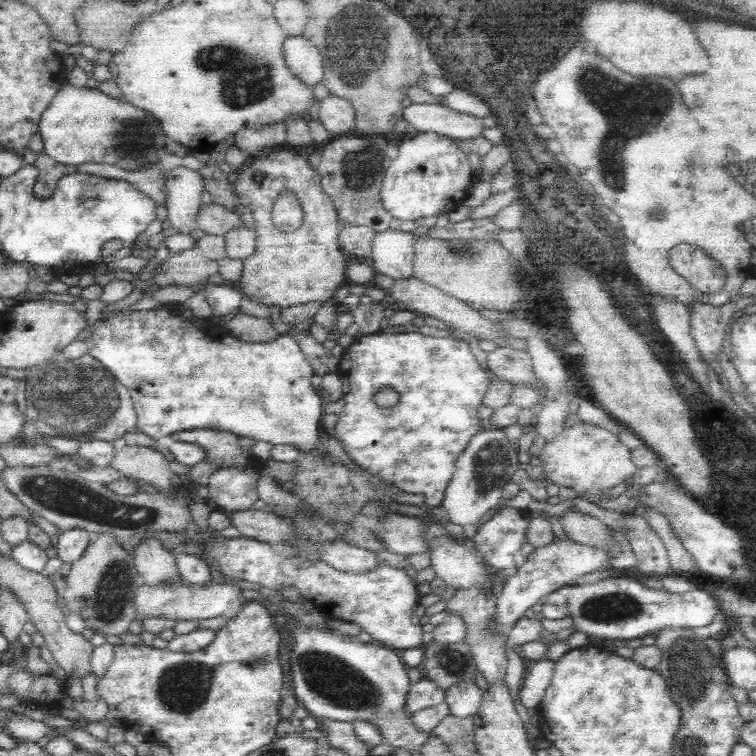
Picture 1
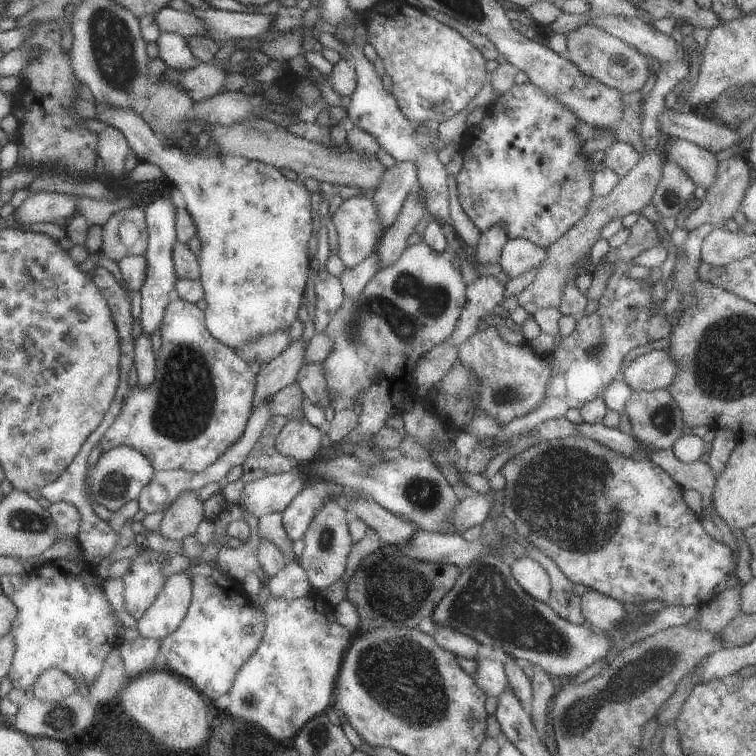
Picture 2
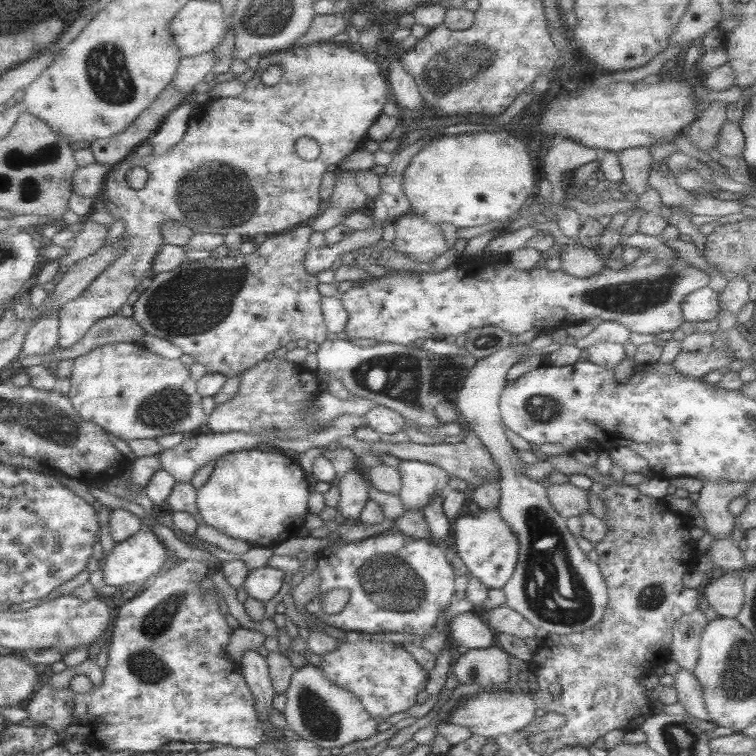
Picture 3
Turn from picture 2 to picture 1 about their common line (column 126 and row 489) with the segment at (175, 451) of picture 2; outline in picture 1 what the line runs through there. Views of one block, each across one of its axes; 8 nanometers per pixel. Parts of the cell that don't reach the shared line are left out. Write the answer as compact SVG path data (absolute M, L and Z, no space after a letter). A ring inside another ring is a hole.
M380 331L363 335L349 347L339 350L339 355L337 372L342 380L346 405L335 428L330 430L329 438L337 440L354 463L382 483L404 494L422 494L422 508L430 510L442 506L456 458L466 448L468 440L481 429L476 410L491 383L481 355L473 353L471 345L462 339L426 336L418 331L395 334ZM382 386L396 389L400 395L396 406L380 408L376 405L372 396Z

